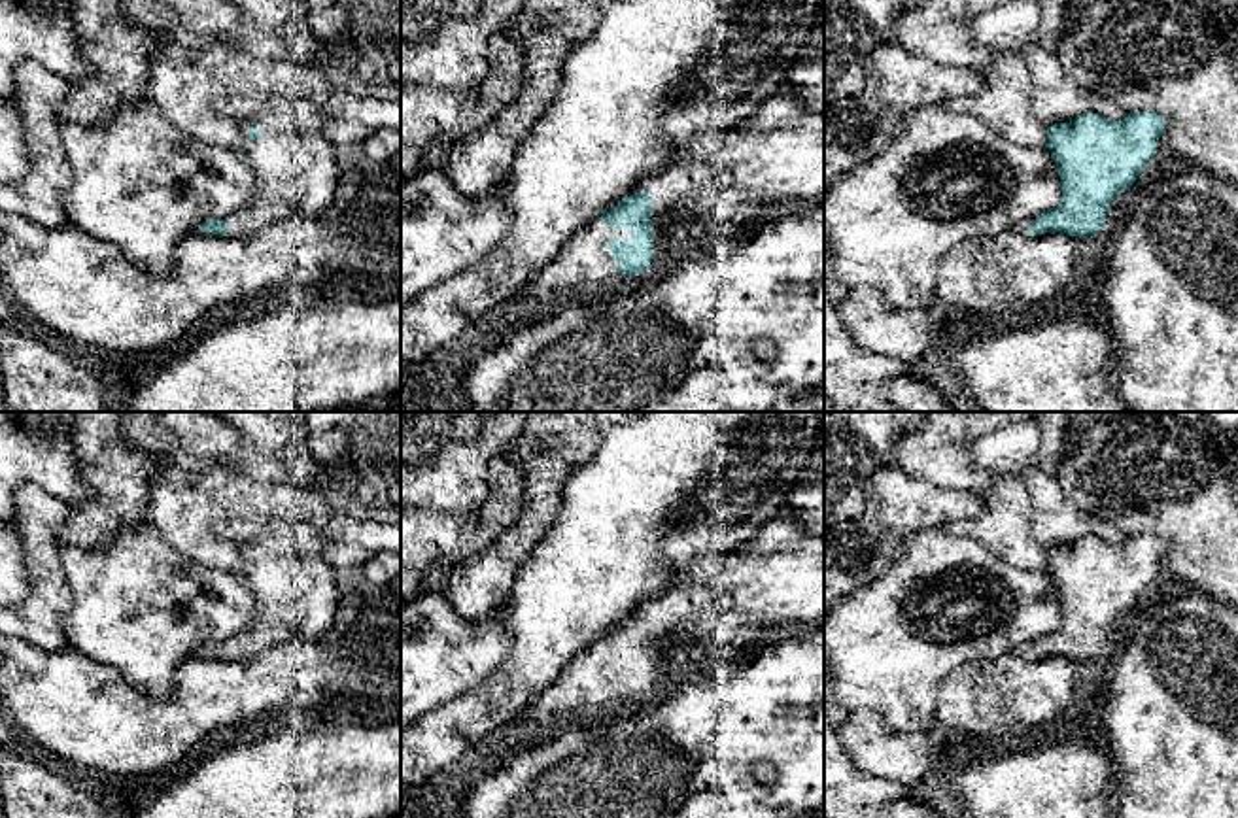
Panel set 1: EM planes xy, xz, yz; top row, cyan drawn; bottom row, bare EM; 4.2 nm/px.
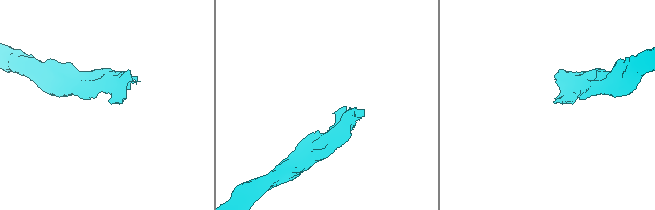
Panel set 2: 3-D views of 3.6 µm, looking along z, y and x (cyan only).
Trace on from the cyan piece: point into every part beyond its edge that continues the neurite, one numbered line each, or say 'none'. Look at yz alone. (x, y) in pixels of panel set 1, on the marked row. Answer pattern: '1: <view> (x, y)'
1: yz (1021, 227)

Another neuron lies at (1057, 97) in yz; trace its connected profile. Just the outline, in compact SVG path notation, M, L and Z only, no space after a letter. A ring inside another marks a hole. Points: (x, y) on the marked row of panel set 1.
M1028 45L1024 62L1032 83L1030 110L1045 128L1055 123L1070 123L1083 113L1100 113L1111 119L1117 102L1079 85L1066 72L1057 51Z

